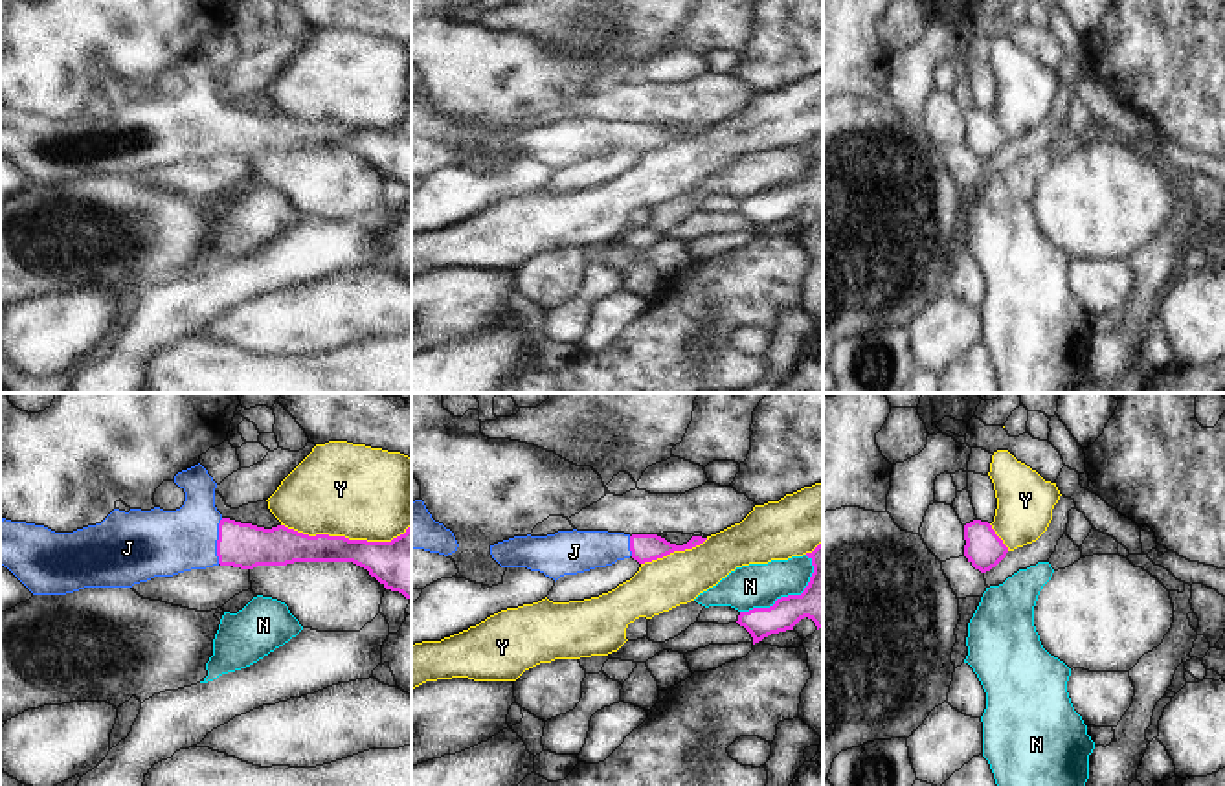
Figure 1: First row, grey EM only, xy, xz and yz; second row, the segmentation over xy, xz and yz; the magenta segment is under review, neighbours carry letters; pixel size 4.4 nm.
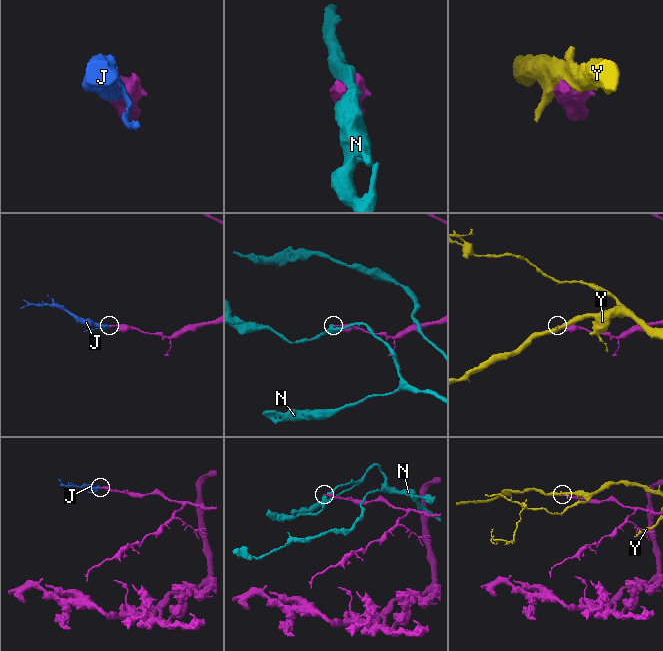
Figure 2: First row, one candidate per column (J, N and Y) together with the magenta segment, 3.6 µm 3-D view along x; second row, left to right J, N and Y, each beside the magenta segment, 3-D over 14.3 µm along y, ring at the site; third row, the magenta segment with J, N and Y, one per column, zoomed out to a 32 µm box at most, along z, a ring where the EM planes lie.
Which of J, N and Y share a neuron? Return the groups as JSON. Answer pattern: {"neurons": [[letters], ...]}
{"neurons": [["J"], ["N"], ["Y"]]}

